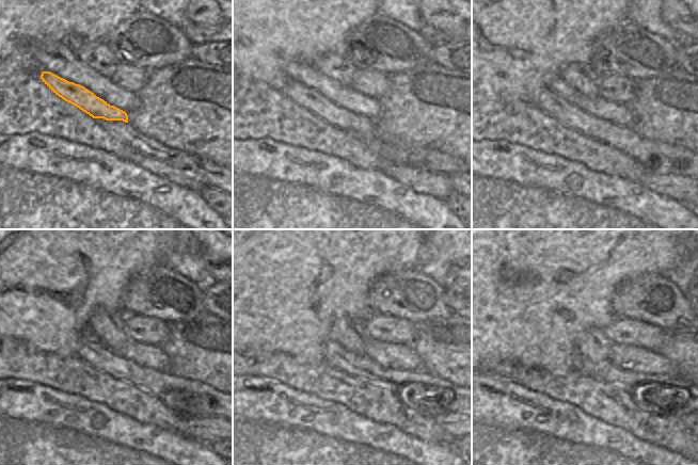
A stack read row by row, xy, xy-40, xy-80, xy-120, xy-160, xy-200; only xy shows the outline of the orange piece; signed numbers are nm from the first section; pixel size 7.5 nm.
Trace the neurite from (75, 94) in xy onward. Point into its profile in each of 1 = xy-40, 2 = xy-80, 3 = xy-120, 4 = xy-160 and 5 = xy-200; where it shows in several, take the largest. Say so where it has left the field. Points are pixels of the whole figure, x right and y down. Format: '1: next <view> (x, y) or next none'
1: next xy-40 (365, 128)
2: next xy-80 (649, 153)
3: next xy-120 (157, 383)
4: next xy-160 (361, 366)
5: next xy-200 (633, 382)

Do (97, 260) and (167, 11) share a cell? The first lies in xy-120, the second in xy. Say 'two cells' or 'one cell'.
two cells

